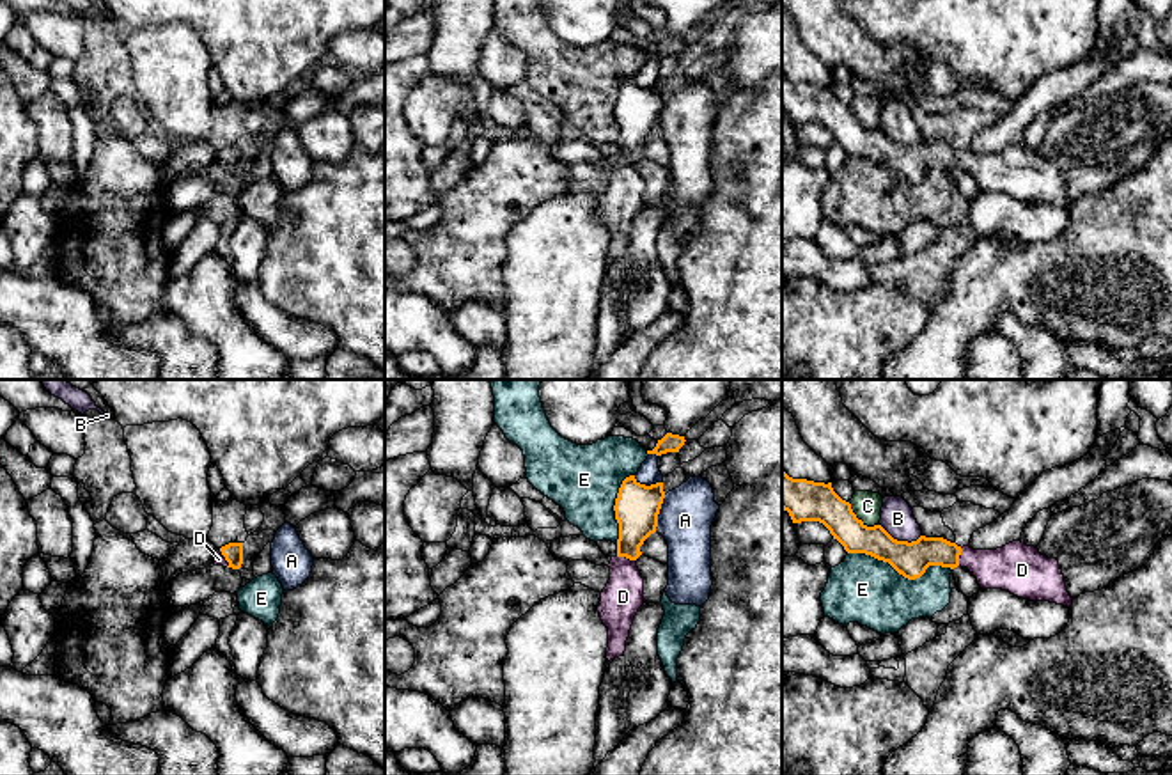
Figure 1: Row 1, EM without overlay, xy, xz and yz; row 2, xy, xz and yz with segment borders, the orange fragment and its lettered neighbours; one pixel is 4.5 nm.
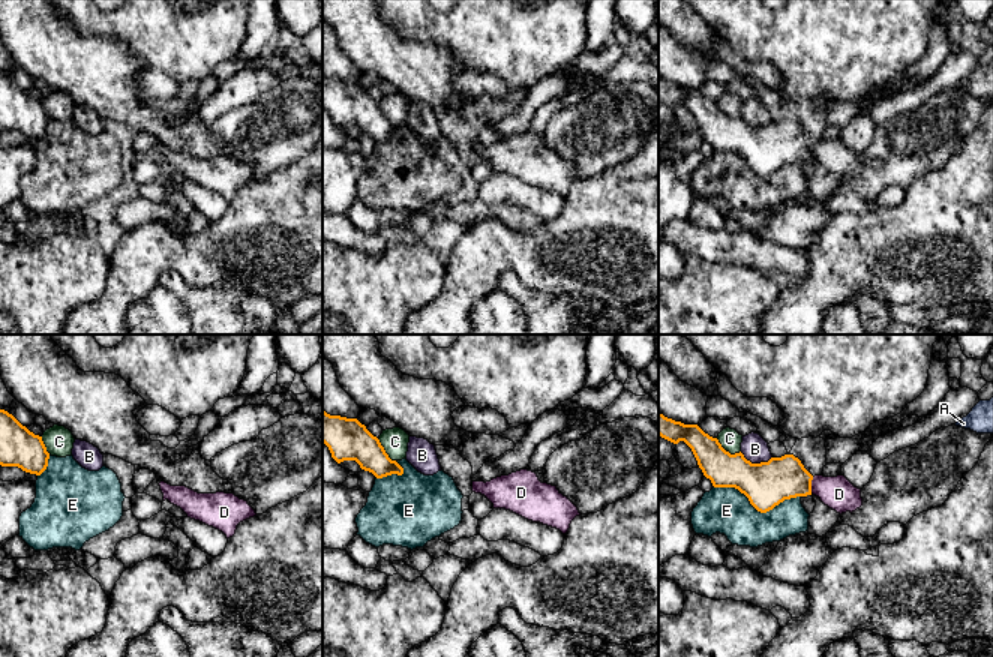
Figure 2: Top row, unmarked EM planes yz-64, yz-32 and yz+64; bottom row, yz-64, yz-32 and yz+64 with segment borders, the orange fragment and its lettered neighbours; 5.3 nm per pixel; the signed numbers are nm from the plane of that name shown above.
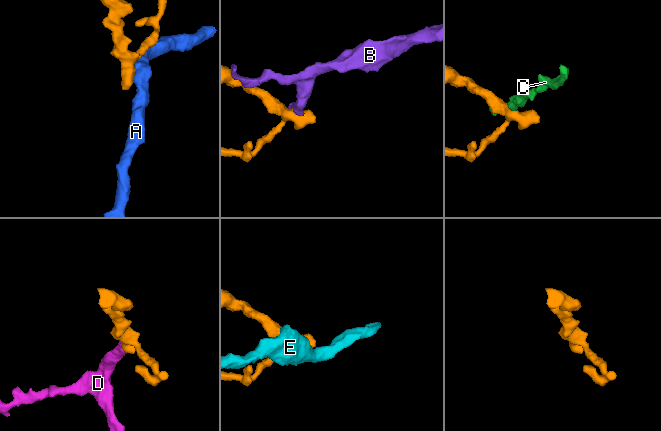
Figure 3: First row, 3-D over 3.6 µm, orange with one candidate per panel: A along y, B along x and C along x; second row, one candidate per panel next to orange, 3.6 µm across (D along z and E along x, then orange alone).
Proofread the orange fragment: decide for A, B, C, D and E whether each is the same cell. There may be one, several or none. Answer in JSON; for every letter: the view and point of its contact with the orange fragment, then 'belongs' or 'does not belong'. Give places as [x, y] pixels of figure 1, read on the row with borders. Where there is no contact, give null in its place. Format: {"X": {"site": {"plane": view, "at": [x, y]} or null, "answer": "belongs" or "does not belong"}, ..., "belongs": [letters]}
{"A": {"site": {"plane": "xz", "at": [658, 513]}, "answer": "does not belong"}, "B": {"site": {"plane": "yz", "at": [901, 541]}, "answer": "does not belong"}, "C": {"site": {"plane": "yz", "at": [860, 520]}, "answer": "does not belong"}, "D": {"site": {"plane": "xz", "at": [626, 557]}, "answer": "belongs"}, "E": {"site": {"plane": "yz", "at": [899, 573]}, "answer": "does not belong"}, "belongs": ["D"]}

